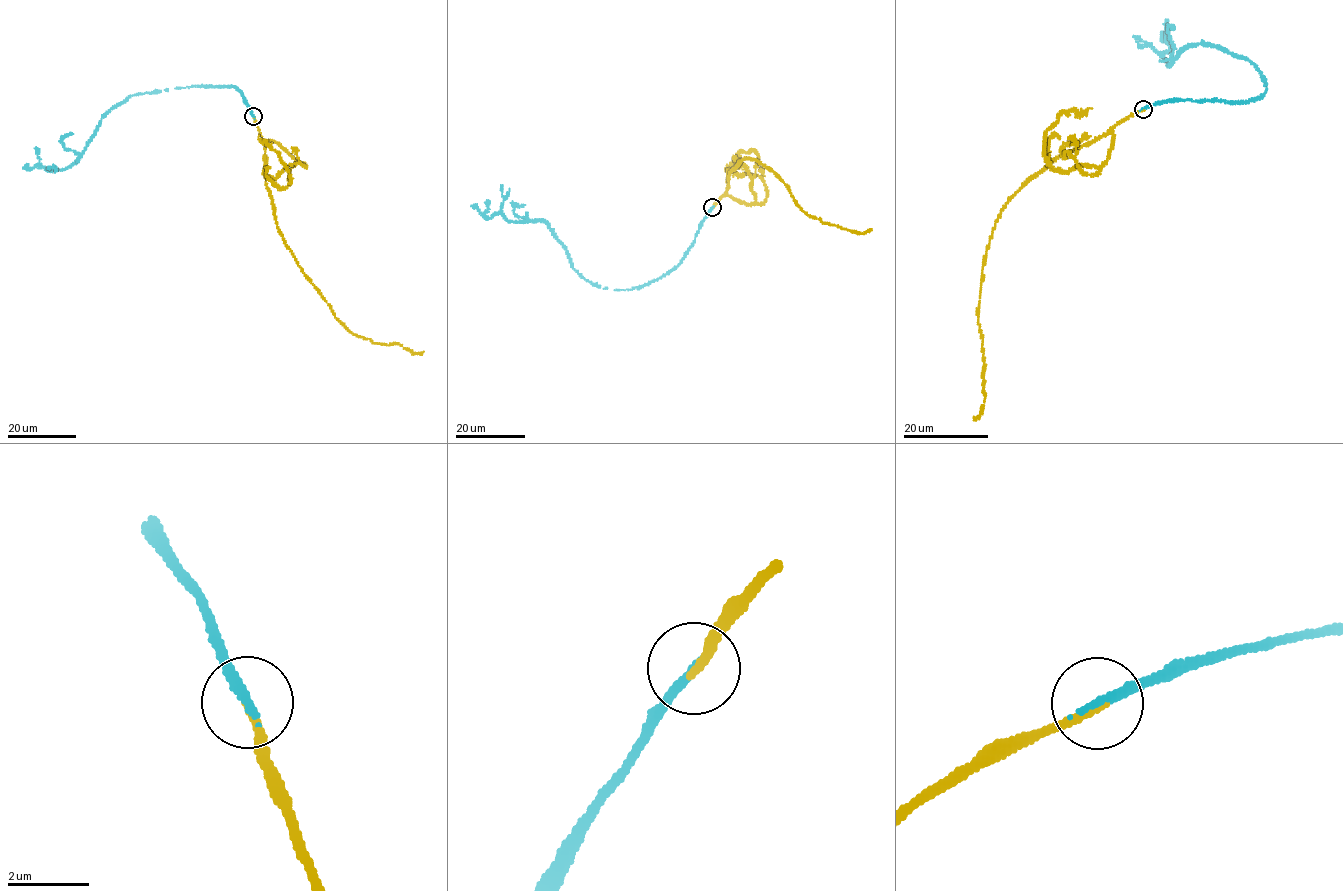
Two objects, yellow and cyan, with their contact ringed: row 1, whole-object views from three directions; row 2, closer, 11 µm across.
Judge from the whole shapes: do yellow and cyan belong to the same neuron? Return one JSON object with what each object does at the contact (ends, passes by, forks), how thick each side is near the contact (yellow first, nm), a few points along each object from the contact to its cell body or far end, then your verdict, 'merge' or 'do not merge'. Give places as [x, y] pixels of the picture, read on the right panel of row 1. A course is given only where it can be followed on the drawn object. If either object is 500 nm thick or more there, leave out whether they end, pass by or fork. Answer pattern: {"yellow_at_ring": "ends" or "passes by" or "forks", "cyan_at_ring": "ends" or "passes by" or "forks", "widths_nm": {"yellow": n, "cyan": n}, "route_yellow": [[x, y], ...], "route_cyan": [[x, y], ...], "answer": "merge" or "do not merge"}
{"yellow_at_ring": "ends", "cyan_at_ring": "ends", "widths_nm": {"yellow": 200, "cyan": 260}, "route_yellow": [[1143, 109], [1052, 159], [1001, 211], [980, 288], [984, 398], [980, 416], [974, 417]], "route_cyan": [[1143, 109], [1186, 100], [1248, 102], [1266, 89], [1259, 70], [1213, 45], [1183, 49], [1167, 64], [1165, 19]], "answer": "merge"}

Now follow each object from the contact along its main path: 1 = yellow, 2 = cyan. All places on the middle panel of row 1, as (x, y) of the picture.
1: (712, 208), (726, 193), (732, 169), (749, 158), (780, 178), (803, 211), (822, 222), (862, 233), (872, 229)
2: (712, 208), (676, 267), (644, 285), (614, 290), (584, 279), (549, 224), (487, 218), (487, 199)

